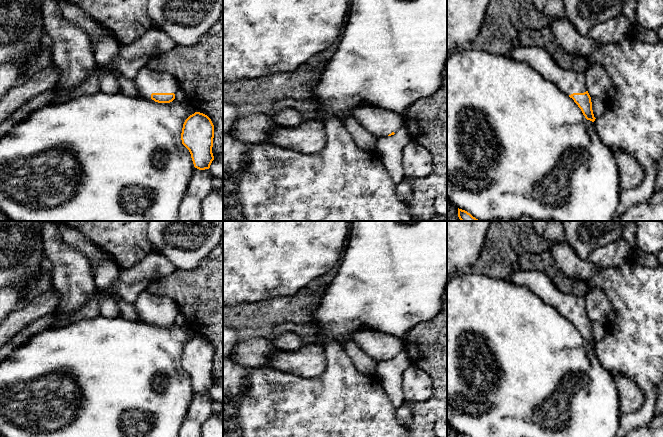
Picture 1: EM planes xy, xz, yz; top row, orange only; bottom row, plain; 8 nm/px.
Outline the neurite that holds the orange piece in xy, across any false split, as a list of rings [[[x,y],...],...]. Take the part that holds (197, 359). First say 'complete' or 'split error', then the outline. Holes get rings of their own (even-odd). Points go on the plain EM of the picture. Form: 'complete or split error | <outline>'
complete | [[[195,336],[185,344],[181,364],[190,376],[195,392],[199,394],[210,392],[214,384],[213,362],[214,349],[207,339]]]

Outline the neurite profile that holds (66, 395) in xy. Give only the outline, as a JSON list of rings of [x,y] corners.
[[[101,315],[53,327],[31,337],[0,363],[0,435],[3,437],[178,437],[194,388],[189,374],[182,368],[181,357],[185,344],[195,335],[176,322],[170,327],[158,327],[141,320],[121,316],[106,318]]]

